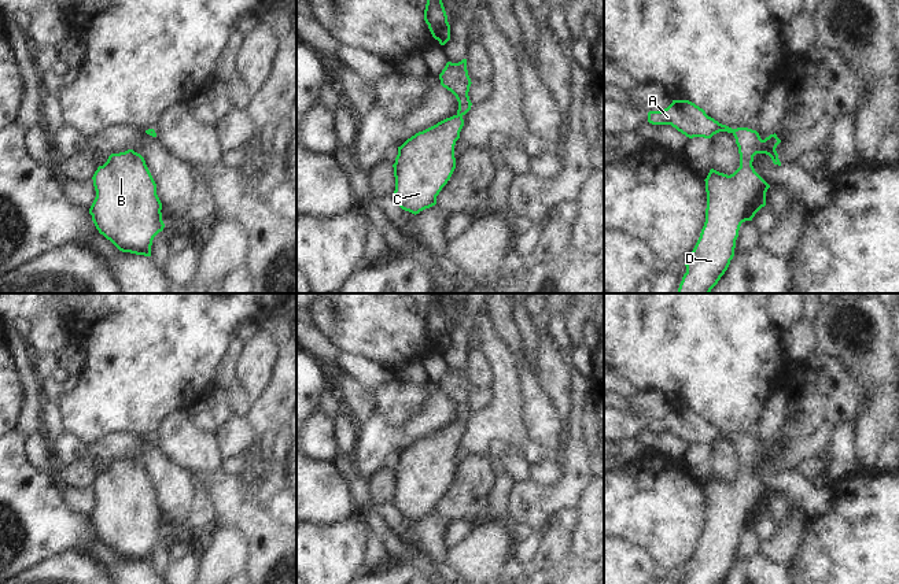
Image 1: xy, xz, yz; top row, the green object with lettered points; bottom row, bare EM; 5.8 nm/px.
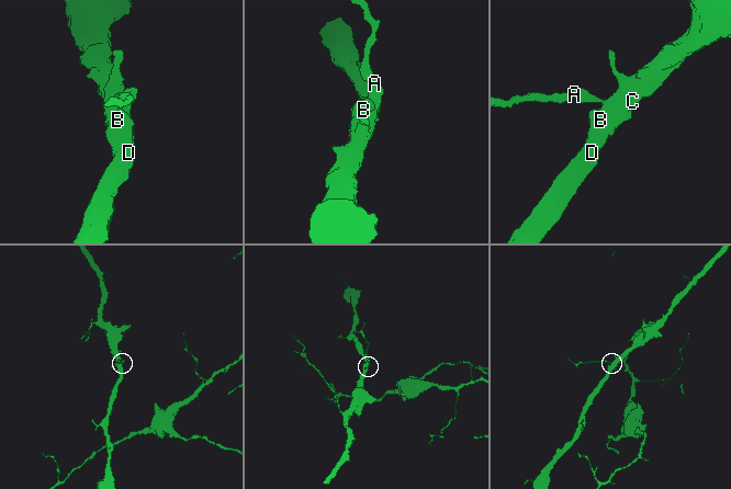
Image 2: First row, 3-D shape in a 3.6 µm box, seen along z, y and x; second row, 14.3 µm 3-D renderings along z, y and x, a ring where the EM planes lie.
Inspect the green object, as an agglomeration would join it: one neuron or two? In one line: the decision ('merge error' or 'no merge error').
no merge error

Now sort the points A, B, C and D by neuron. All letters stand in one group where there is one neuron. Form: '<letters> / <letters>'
A B C D

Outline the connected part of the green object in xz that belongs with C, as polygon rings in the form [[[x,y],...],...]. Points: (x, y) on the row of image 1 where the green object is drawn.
[[[467,59],[447,62],[439,74],[441,85],[450,90],[457,101],[457,114],[416,133],[398,147],[393,199],[405,211],[419,214],[436,204],[436,196],[456,169],[454,145],[464,126],[463,117],[471,110],[468,96],[471,78]]]

